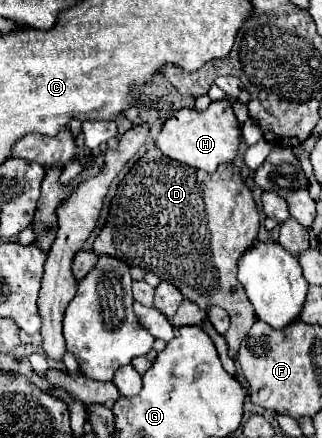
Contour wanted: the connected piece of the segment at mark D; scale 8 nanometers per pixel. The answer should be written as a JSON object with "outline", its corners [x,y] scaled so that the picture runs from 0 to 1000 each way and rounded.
{"outline":[[[500,164],[407,219],[419,219],[419,233],[394,242],[376,265],[413,288],[463,288],[463,347],[450,347],[370,416],[332,511],[307,530],[289,575],[488,626],[500,639],[543,648],[575,680],[630,708],[643,708],[643,699],[699,703],[717,726],[699,776],[730,822],[748,776],[798,731],[736,639],[736,594],[798,553],[811,511],[780,434],[724,374],[686,379],[668,397],[643,397],[512,361],[481,338],[481,311],[500,301],[512,274],[556,247],[599,247],[599,224],[562,219]]]}

